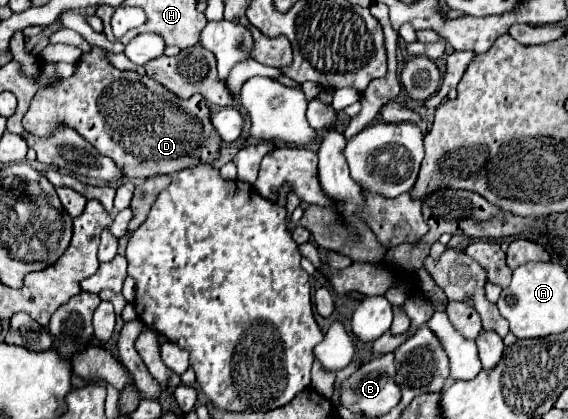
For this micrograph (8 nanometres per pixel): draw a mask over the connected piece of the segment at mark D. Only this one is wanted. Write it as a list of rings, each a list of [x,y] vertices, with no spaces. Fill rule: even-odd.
[[[94,48],[84,54],[72,78],[58,82],[56,86],[42,88],[30,100],[30,108],[22,118],[22,126],[36,136],[50,136],[58,124],[68,124],[76,128],[80,136],[84,136],[102,156],[108,156],[116,162],[122,176],[126,178],[148,178],[154,174],[174,174],[178,170],[186,170],[196,164],[214,162],[220,156],[222,138],[210,120],[210,108],[206,106],[200,94],[190,96],[188,100],[178,98],[170,90],[166,90],[160,82],[142,76],[132,70],[118,70],[106,58],[104,50]]]

